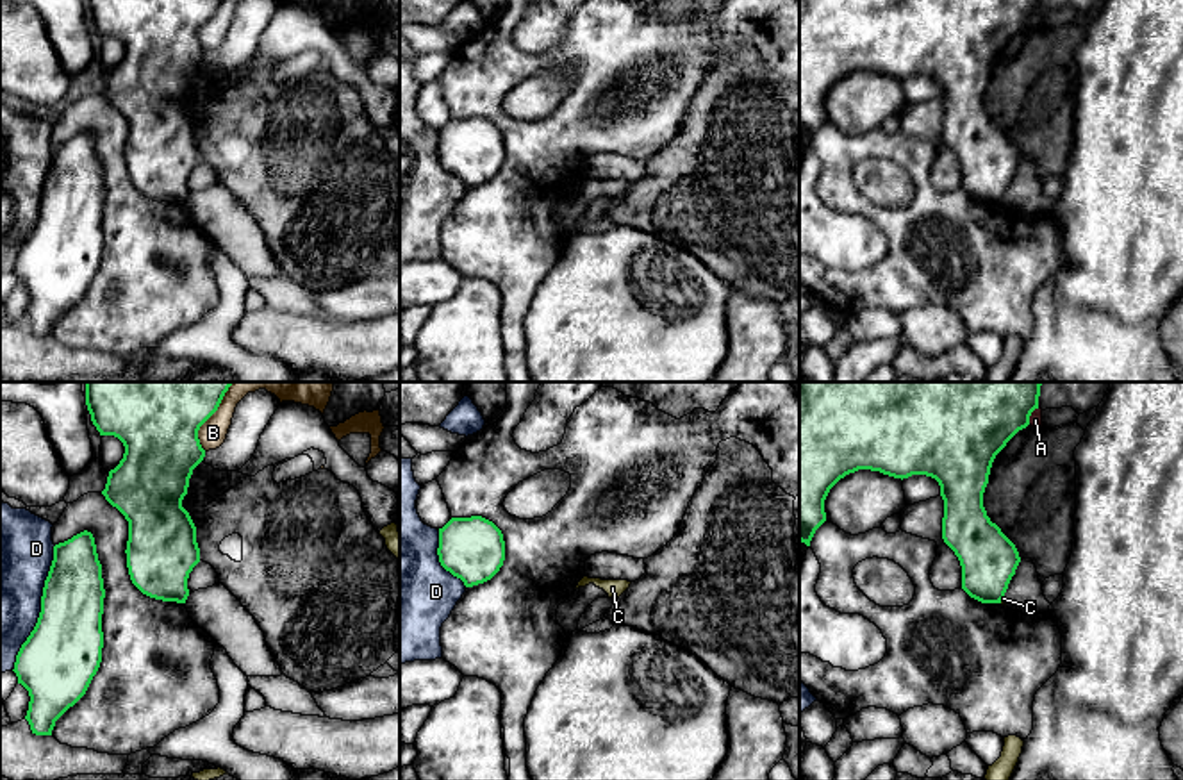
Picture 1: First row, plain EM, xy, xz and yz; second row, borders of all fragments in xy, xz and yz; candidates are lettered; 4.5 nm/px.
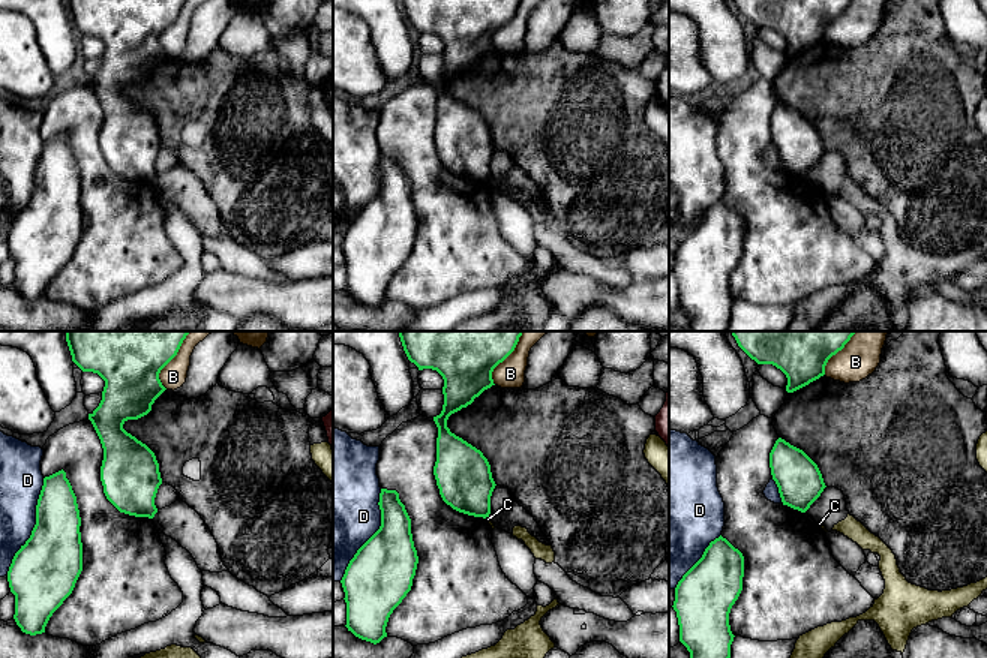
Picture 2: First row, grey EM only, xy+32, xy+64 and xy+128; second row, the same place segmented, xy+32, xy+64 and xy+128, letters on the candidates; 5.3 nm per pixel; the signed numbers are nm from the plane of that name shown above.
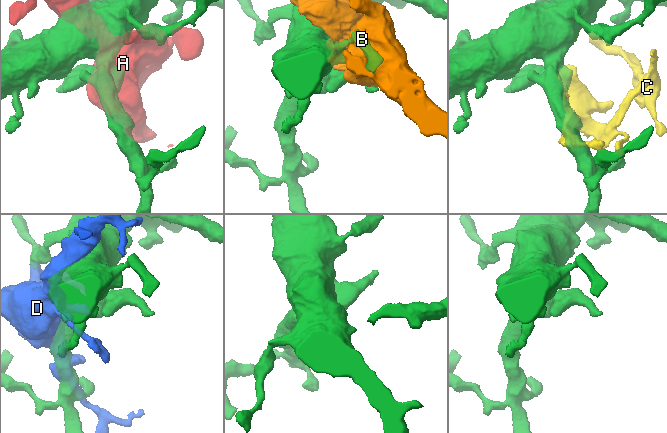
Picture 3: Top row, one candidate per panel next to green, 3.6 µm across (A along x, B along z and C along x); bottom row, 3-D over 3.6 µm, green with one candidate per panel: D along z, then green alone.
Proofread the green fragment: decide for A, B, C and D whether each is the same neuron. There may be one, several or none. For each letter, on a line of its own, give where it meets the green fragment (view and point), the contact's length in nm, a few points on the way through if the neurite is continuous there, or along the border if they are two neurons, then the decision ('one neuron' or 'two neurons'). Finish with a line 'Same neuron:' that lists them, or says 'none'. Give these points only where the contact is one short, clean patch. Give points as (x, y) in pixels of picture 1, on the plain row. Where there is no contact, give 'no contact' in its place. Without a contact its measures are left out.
A: meets green in yz at (1030, 15); contact 90 nm long; two neurons
B: meets green in xy at (202, 24); contact 240 nm long; two neurons
C: meets green in yz at (1001, 199); contact 40 nm long; border along yz (1003, 197), (1000, 202); two neurons
D: meets green in xy at (41, 207); contact 600 nm long; two neurons
Same neuron: none

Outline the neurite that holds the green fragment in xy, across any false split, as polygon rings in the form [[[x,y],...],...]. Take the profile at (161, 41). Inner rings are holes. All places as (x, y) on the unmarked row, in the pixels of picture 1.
[[[86,0],[100,36],[114,36],[125,54],[109,71],[102,95],[128,121],[127,168],[132,184],[146,196],[186,203],[187,178],[200,162],[196,127],[182,107],[193,70],[203,61],[200,27],[221,0]]]

